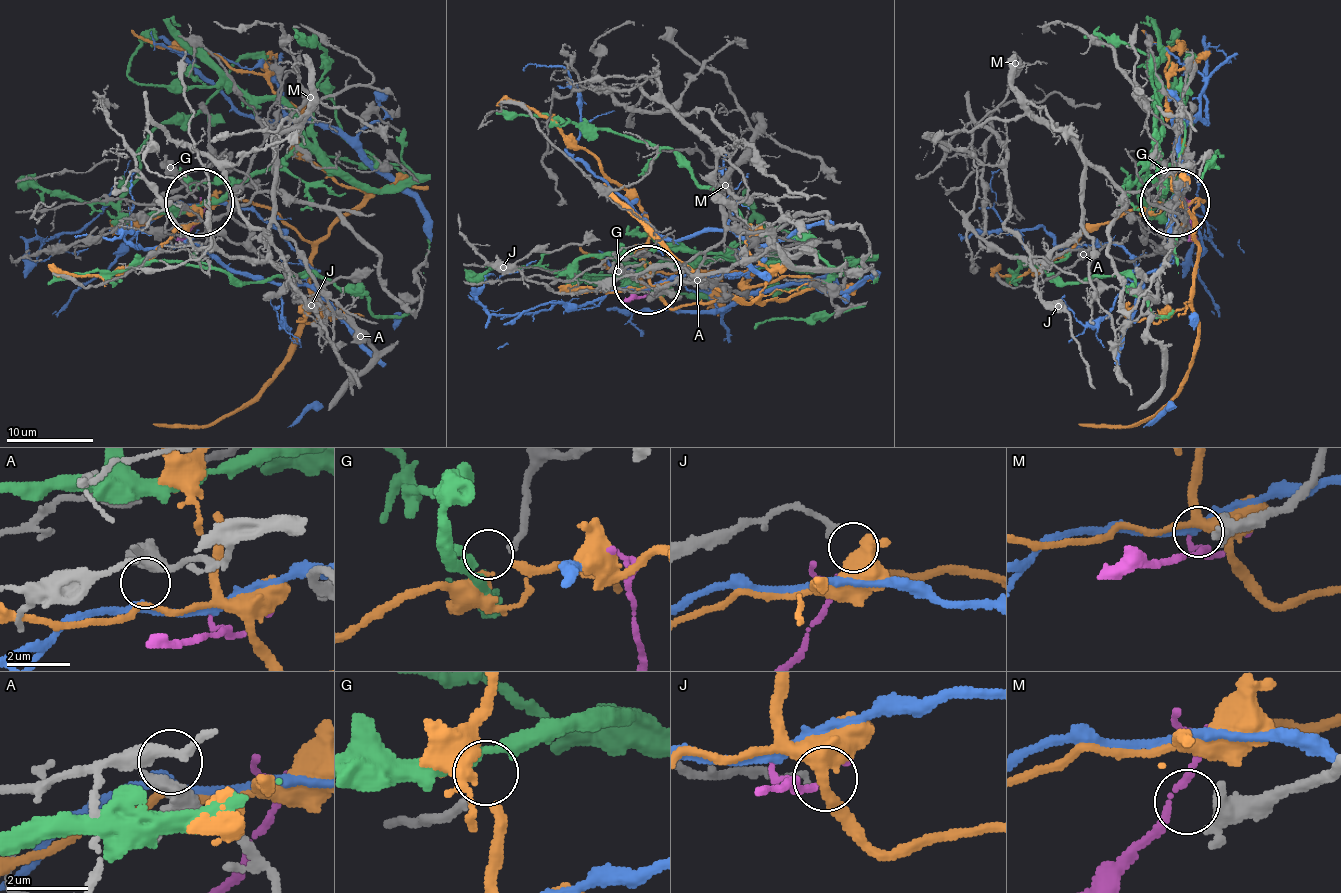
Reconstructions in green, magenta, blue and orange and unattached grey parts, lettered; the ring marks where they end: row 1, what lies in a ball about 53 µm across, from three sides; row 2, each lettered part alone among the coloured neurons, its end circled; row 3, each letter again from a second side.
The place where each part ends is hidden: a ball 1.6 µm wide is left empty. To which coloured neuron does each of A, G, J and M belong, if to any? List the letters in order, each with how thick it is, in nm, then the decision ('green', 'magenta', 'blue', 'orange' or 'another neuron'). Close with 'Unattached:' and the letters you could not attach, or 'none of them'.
A: calibre 460 nm; another neuron
G: calibre 220 nm; green
J: calibre 200 nm; magenta
M: calibre 550 nm; another neuron
Unattached: A, M

